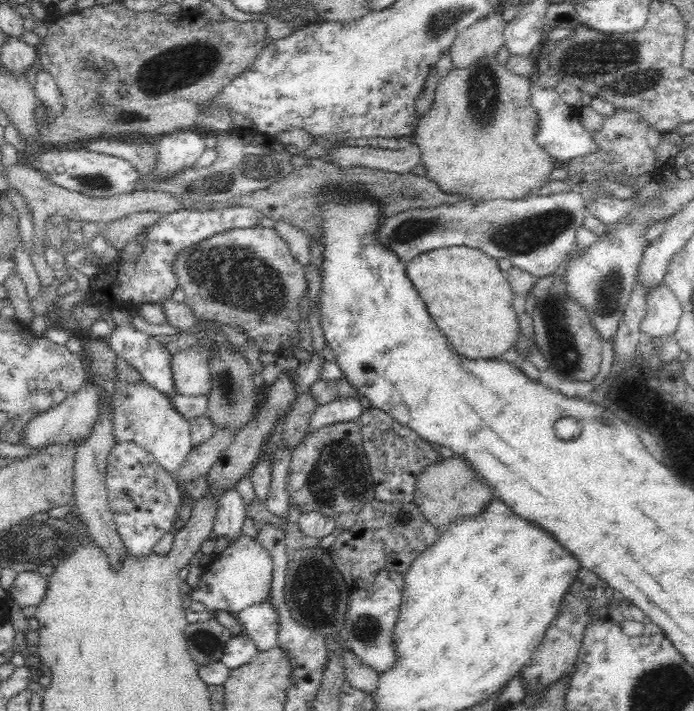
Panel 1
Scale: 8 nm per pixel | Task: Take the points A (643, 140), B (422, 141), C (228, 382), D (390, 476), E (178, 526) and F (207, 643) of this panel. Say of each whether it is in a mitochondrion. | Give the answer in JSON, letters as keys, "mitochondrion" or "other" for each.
{"A":"other","B":"other","C":"mitochondrion","D":"other","E":"other","F":"mitochondrion"}

